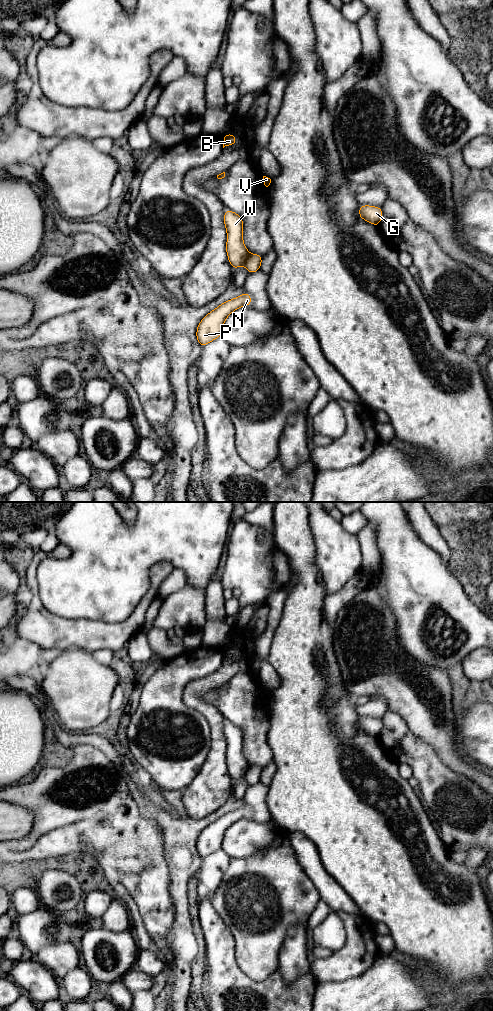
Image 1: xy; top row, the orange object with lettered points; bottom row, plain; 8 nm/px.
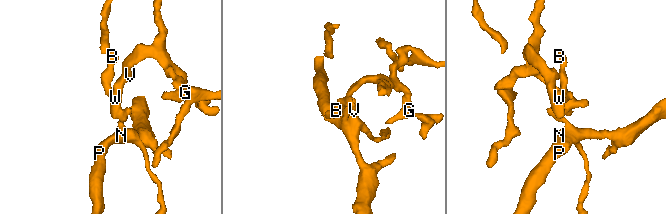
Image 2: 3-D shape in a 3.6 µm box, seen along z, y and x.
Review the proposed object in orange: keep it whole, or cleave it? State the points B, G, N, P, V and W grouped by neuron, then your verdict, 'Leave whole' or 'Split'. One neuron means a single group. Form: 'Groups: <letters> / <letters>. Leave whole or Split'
Groups: B G V W / N P. Split

